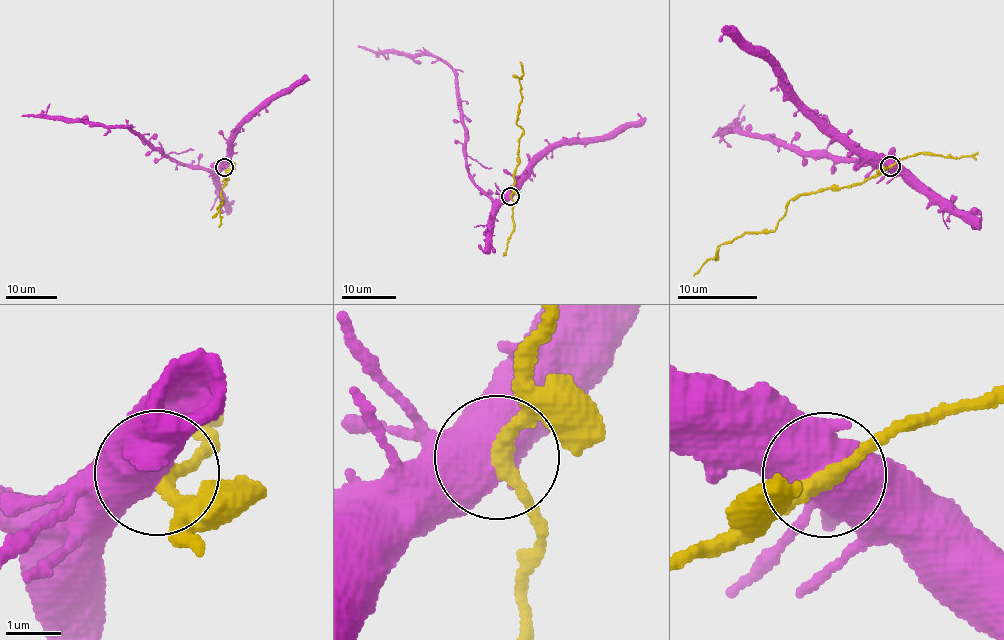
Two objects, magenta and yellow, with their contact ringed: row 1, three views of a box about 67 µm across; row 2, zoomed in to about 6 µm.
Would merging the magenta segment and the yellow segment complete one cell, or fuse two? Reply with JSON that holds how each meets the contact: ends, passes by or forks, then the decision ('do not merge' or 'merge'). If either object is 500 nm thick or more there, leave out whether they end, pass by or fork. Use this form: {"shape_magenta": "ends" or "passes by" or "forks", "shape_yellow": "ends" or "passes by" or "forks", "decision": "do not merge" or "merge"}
{"decision": "do not merge"}

